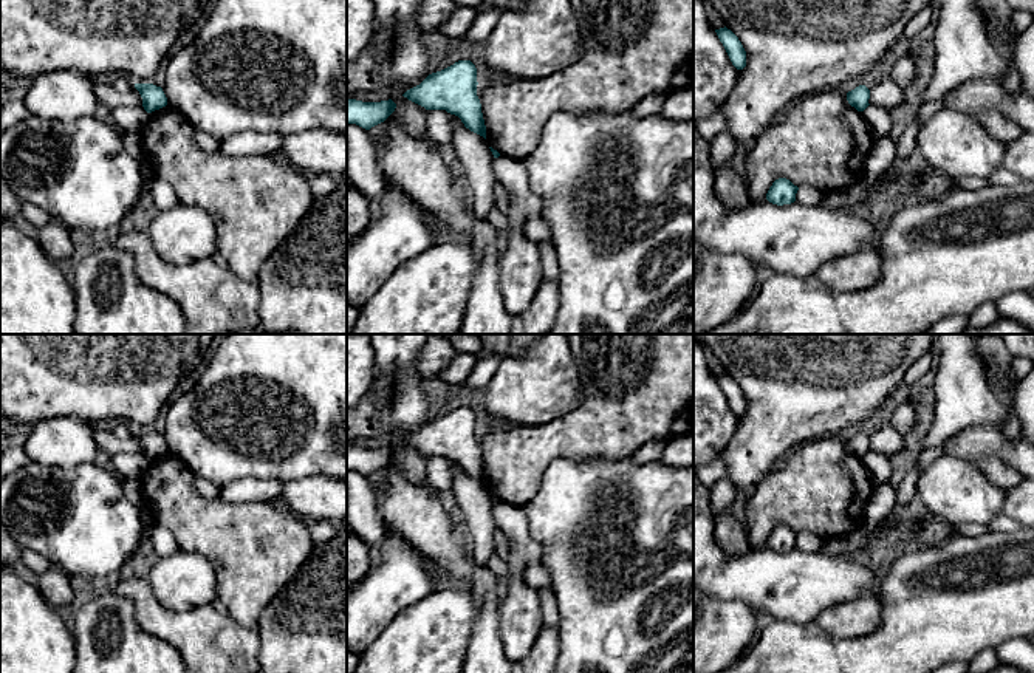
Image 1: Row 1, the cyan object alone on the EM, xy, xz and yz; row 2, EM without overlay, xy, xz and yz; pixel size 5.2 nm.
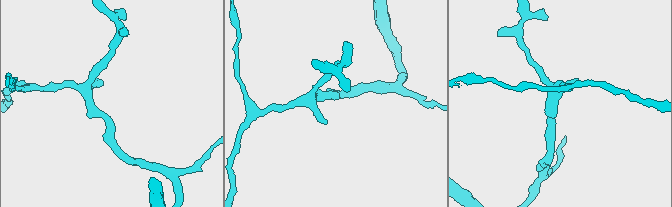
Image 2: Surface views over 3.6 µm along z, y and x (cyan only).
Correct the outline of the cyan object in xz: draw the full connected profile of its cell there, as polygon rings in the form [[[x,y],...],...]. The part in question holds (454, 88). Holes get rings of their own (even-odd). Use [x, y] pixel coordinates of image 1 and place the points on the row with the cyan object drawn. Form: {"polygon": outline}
{"polygon": [[[471,60],[429,74],[402,96],[426,110],[446,110],[461,119],[466,128],[486,139],[481,104],[477,96],[477,68]]]}

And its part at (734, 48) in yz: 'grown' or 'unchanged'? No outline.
unchanged

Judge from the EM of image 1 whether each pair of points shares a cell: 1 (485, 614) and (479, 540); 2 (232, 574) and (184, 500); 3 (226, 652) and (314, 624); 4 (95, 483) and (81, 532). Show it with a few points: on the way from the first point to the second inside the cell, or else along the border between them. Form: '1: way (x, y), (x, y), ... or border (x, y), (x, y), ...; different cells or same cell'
1: border (479, 565), (486, 567); different cells
2: way (232, 556), (198, 519); same cell
3: border (256, 628), (260, 638), (259, 656); different cells
4: way (90, 495), (81, 512), (81, 520); same cell

